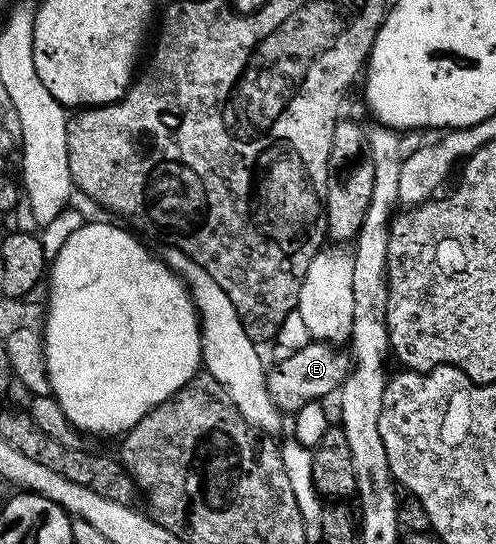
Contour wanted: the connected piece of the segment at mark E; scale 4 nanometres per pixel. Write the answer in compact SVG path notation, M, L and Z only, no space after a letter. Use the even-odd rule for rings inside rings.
M312 340L311 343L294 352L288 352L283 358L267 369L267 386L273 403L284 414L293 415L305 403L319 401L336 392L343 380L347 378L349 357L346 352L338 353L331 343Z

